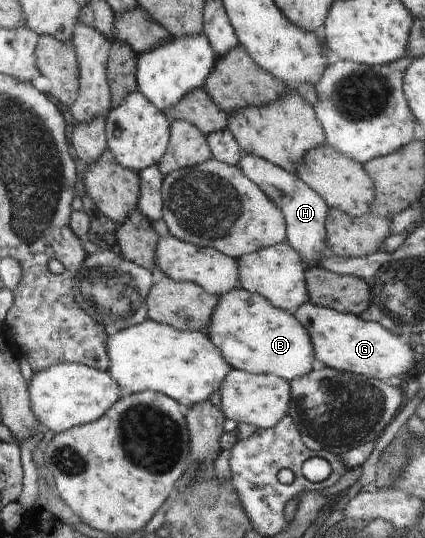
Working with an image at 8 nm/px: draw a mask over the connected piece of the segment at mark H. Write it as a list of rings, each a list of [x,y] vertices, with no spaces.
[[[244,154],[238,164],[240,170],[280,209],[286,225],[286,242],[303,258],[306,266],[318,265],[318,256],[327,253],[326,217],[329,206],[314,192],[297,173],[290,174],[283,168],[254,154]]]

